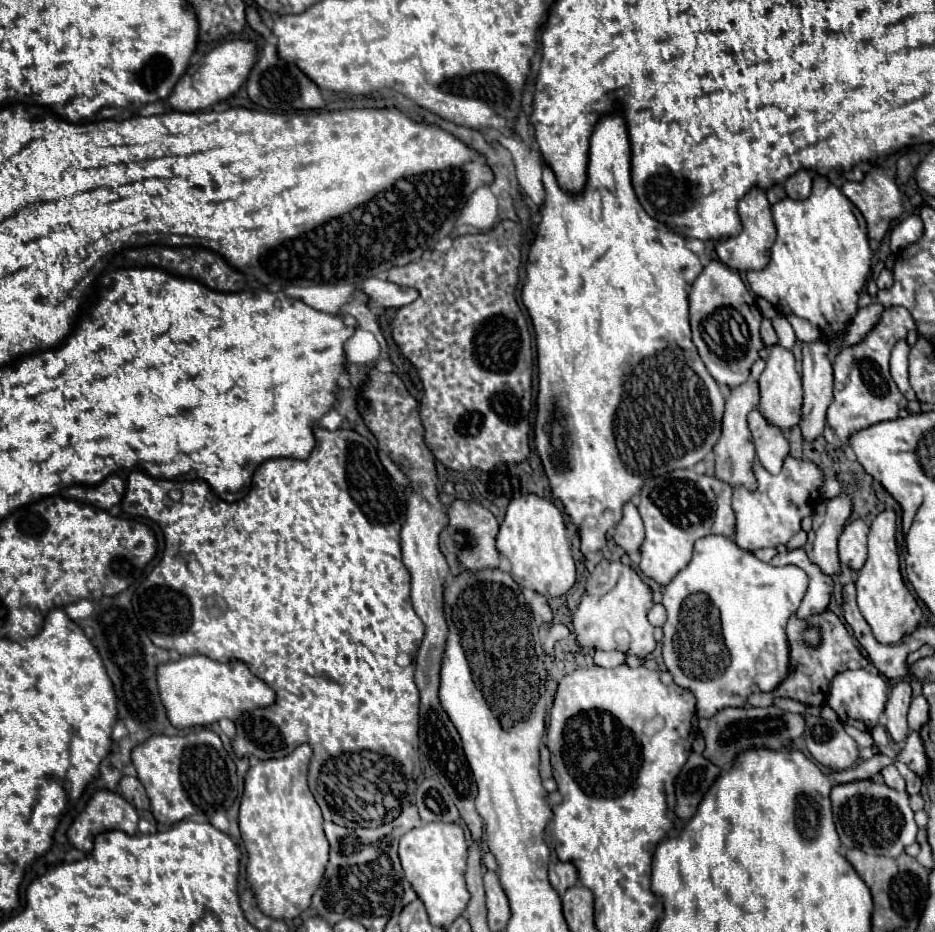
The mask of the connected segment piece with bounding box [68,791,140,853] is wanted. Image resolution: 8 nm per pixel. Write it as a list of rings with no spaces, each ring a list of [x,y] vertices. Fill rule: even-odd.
[[[98,791],[70,825],[68,839],[76,849],[90,853],[94,847],[94,837],[98,833],[120,829],[128,835],[136,835],[138,821],[140,817],[136,809],[124,797],[112,791]]]

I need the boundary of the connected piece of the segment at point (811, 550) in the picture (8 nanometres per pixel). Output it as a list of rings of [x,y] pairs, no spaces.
[[[840,493],[832,499],[824,499],[814,509],[812,531],[808,533],[808,543],[804,551],[826,575],[840,573],[836,545],[850,513],[852,513],[852,499],[846,493]]]

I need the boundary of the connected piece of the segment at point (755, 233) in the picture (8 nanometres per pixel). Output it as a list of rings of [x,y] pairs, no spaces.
[[[752,187],[738,203],[738,215],[742,219],[742,231],[736,237],[720,241],[716,253],[724,265],[736,271],[760,271],[770,261],[770,247],[776,239],[776,227],[770,213],[770,203],[760,187]]]

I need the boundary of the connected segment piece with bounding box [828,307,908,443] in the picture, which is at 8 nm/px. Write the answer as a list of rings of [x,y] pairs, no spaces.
[[[894,307],[884,309],[878,323],[868,331],[868,335],[852,347],[842,347],[834,359],[833,401],[828,407],[828,425],[846,443],[852,433],[864,427],[870,427],[880,421],[898,419],[900,407],[908,403],[906,397],[898,391],[888,371],[892,347],[908,333],[908,327],[900,327],[896,321],[892,321],[896,317],[896,313],[892,311]]]

